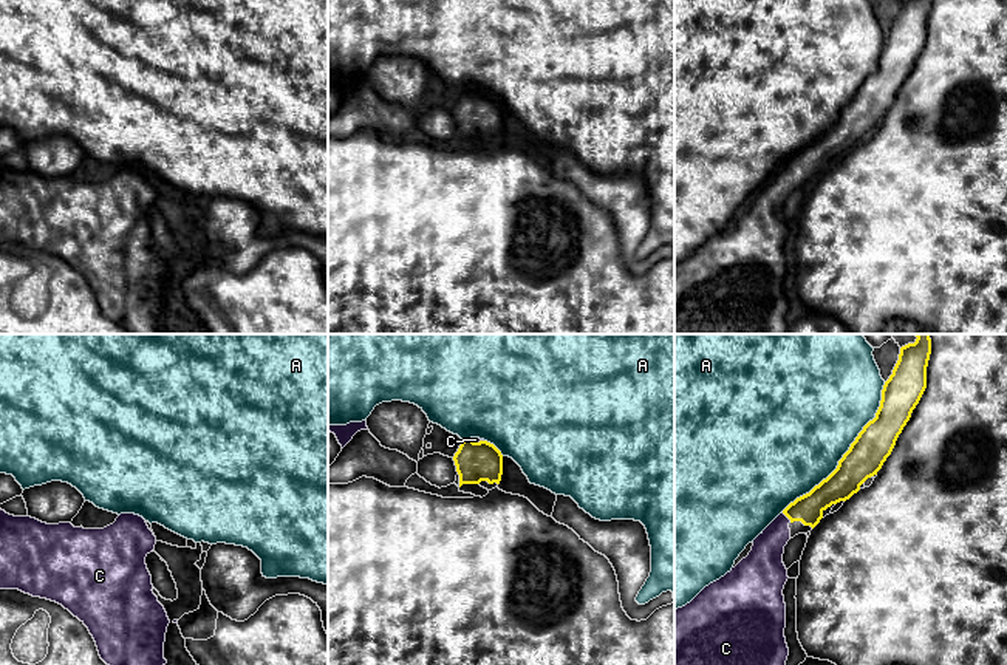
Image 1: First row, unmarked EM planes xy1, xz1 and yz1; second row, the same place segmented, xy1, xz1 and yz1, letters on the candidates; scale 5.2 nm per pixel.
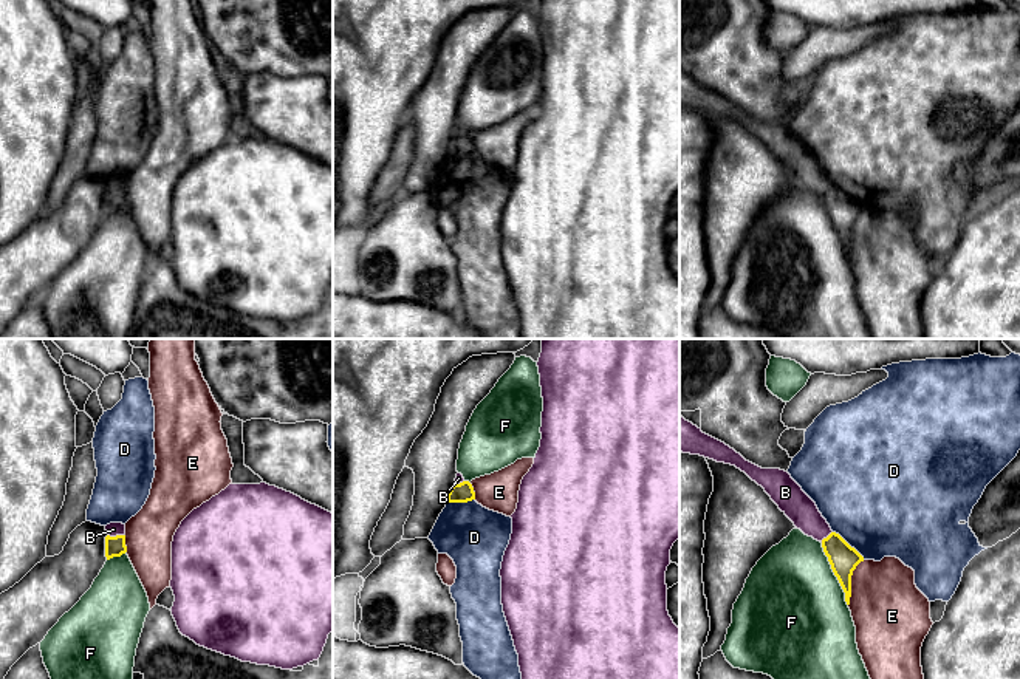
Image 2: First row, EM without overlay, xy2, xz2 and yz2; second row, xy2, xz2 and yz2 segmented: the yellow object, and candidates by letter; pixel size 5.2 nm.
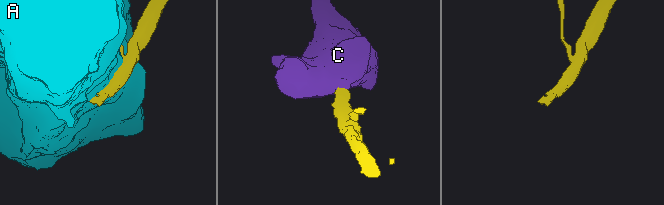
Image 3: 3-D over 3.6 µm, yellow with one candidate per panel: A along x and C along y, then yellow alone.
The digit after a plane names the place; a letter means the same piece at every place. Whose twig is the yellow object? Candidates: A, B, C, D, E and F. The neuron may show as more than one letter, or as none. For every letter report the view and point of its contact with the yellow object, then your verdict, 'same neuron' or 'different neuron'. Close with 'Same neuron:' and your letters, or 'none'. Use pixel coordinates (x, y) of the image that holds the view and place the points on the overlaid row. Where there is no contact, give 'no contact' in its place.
A: meets yellow in yz1 at (846, 452); different neuron
B: meets yellow in xy2 at (116, 535); different neuron
C: meets yellow in yz1 at (786, 515); same neuron
D: meets yellow in yz2 at (847, 543); different neuron
E: meets yellow in yz2 at (850, 582); different neuron
F: meets yellow in yz2 at (835, 574); different neuron
Same neuron: C

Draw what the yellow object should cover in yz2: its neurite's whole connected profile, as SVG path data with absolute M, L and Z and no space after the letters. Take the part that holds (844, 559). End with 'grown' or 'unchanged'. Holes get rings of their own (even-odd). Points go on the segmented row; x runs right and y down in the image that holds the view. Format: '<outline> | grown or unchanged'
M836 532L822 540L822 548L845 592L845 602L850 605L851 575L856 566L864 561L864 557Z | unchanged

